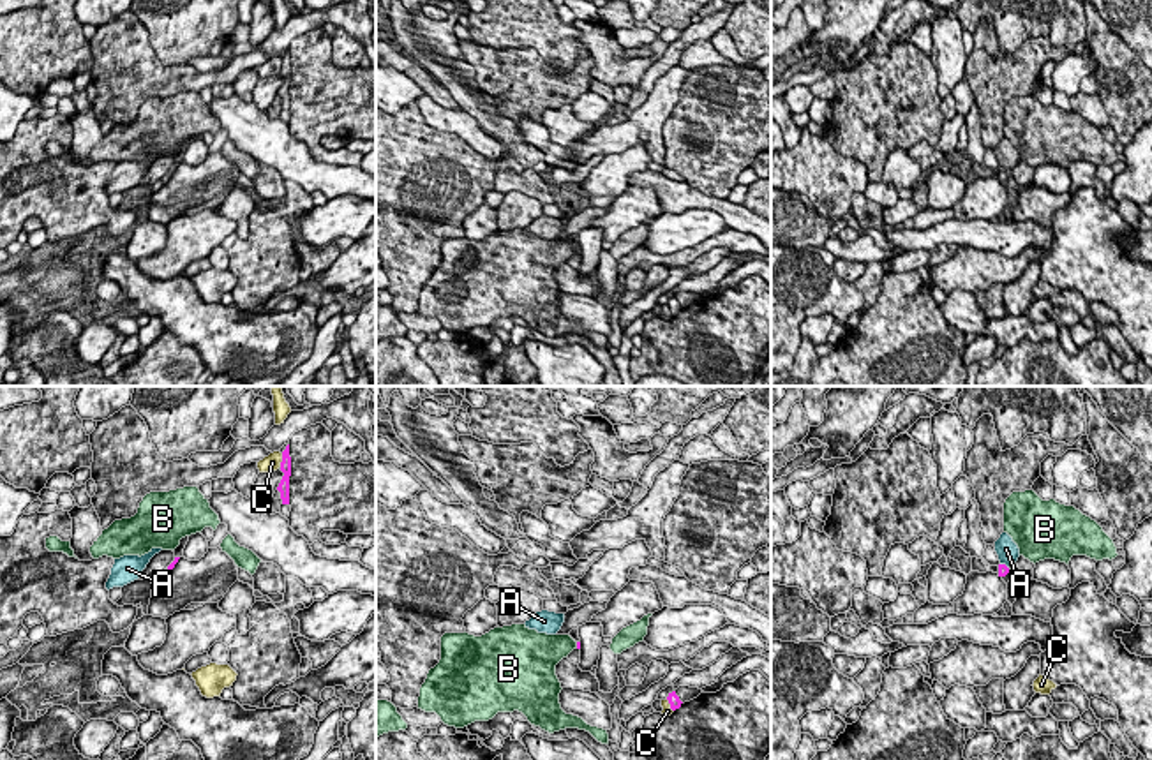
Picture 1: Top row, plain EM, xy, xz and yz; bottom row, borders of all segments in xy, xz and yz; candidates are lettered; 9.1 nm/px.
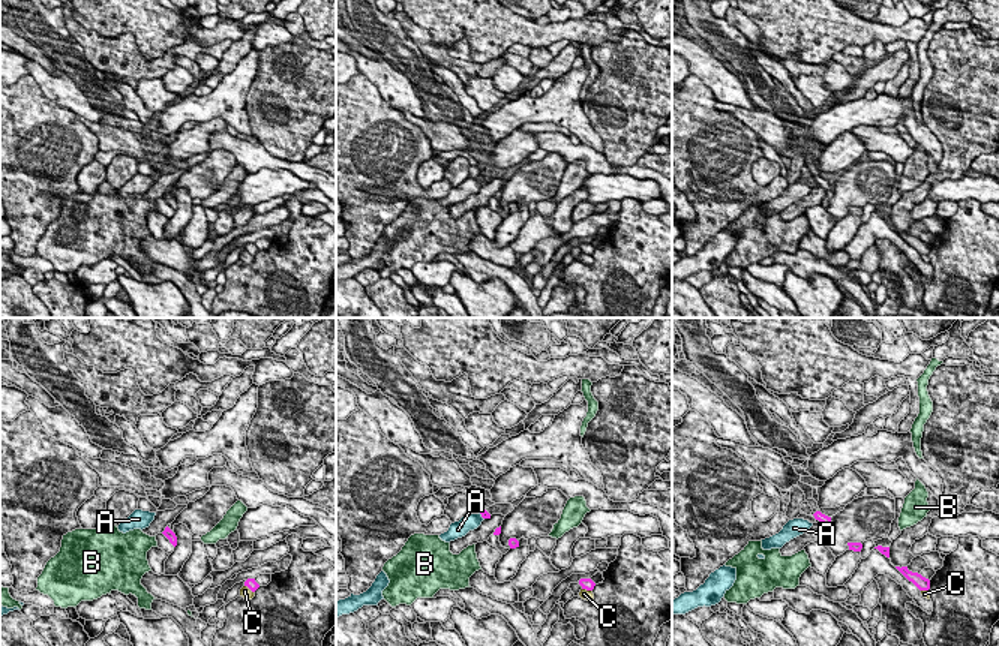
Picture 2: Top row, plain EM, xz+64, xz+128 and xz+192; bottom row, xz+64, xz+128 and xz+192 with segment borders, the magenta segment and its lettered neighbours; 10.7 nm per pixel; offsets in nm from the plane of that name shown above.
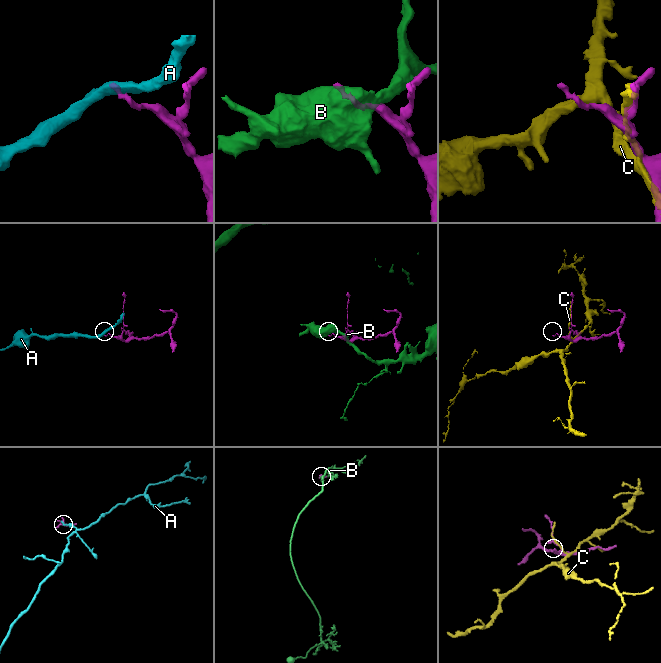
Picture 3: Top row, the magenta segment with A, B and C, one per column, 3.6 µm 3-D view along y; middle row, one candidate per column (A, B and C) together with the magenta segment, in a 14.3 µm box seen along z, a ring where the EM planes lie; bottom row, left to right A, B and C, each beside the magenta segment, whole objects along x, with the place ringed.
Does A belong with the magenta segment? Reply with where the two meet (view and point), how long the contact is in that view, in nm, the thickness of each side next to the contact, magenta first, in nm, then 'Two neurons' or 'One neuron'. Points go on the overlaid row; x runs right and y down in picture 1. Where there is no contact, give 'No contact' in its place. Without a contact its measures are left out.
Touches magenta at yz (1004, 565). Shared border 100 nm. Thickness 100 nm (magenta) against 200 nm. Two neurons

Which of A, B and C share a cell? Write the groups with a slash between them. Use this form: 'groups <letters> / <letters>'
groups A / B / C

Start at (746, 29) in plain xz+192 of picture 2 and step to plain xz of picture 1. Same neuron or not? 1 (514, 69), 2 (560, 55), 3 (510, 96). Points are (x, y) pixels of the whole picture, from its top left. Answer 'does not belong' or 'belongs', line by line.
1: belongs
2: does not belong
3: belongs

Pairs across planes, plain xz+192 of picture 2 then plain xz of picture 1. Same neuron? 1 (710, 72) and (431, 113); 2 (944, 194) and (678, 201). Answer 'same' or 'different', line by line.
1: same
2: different

